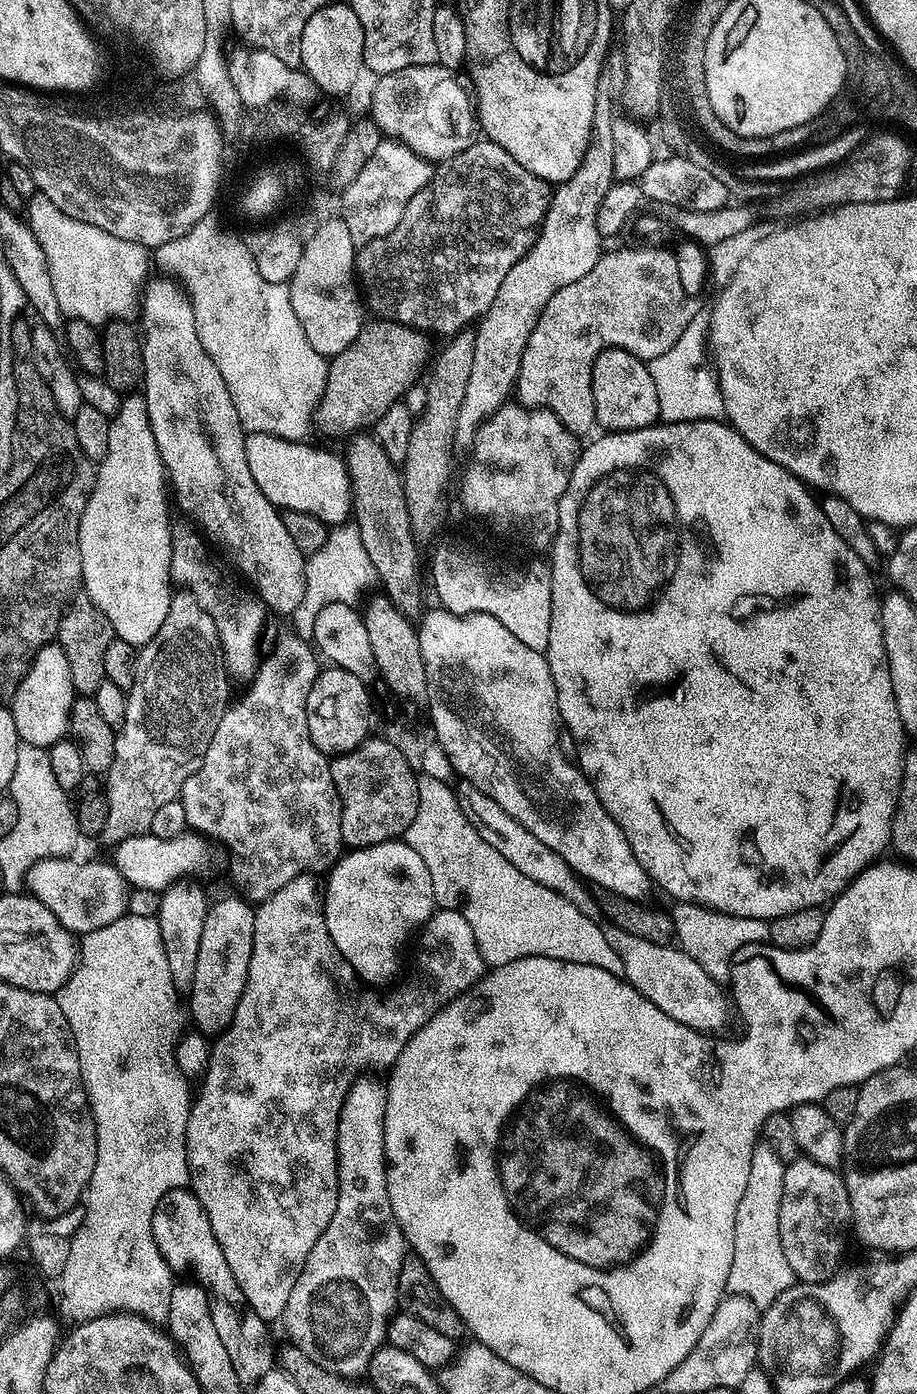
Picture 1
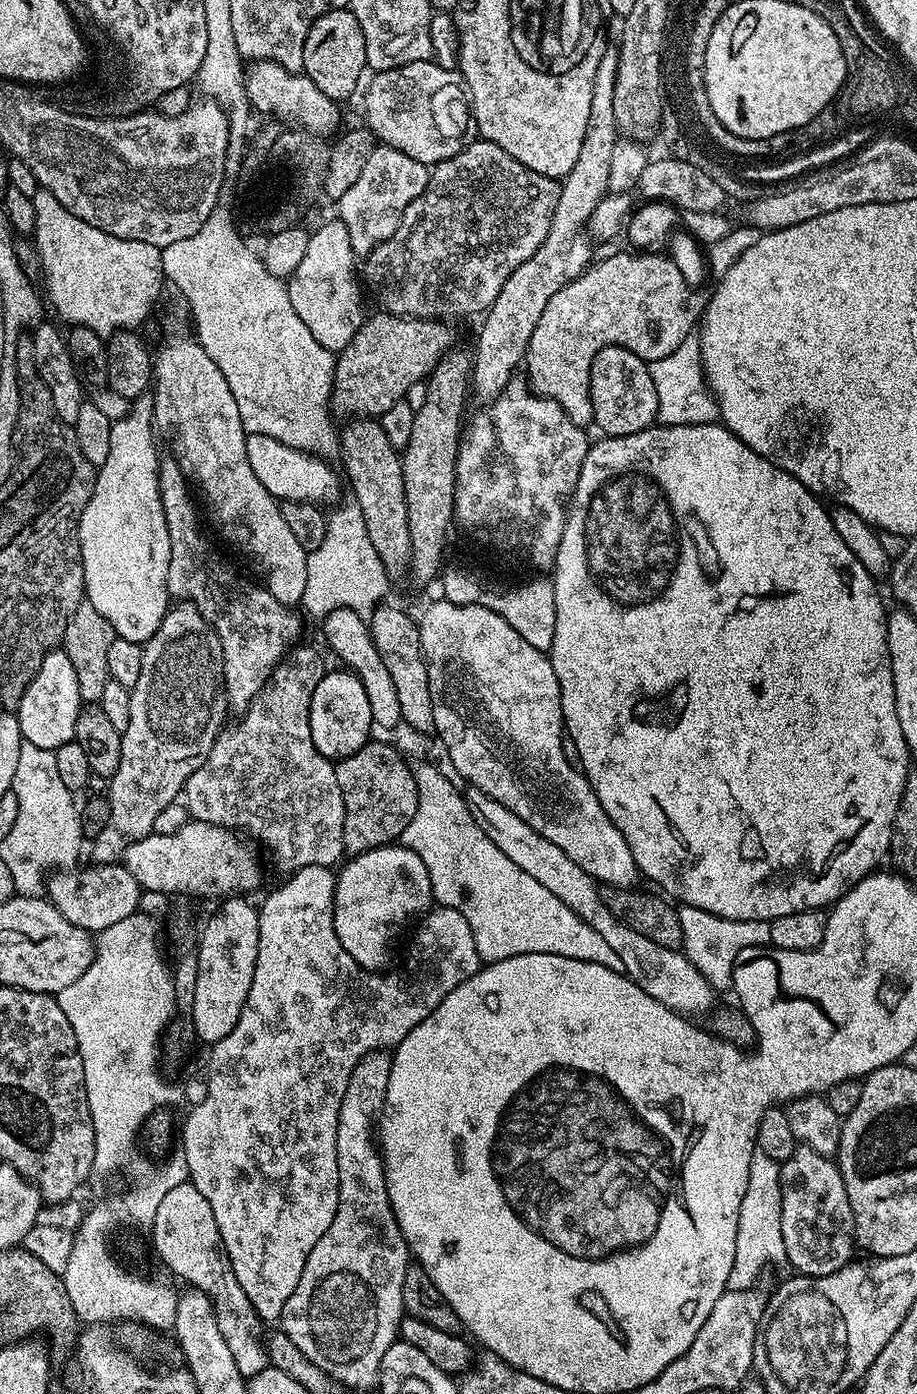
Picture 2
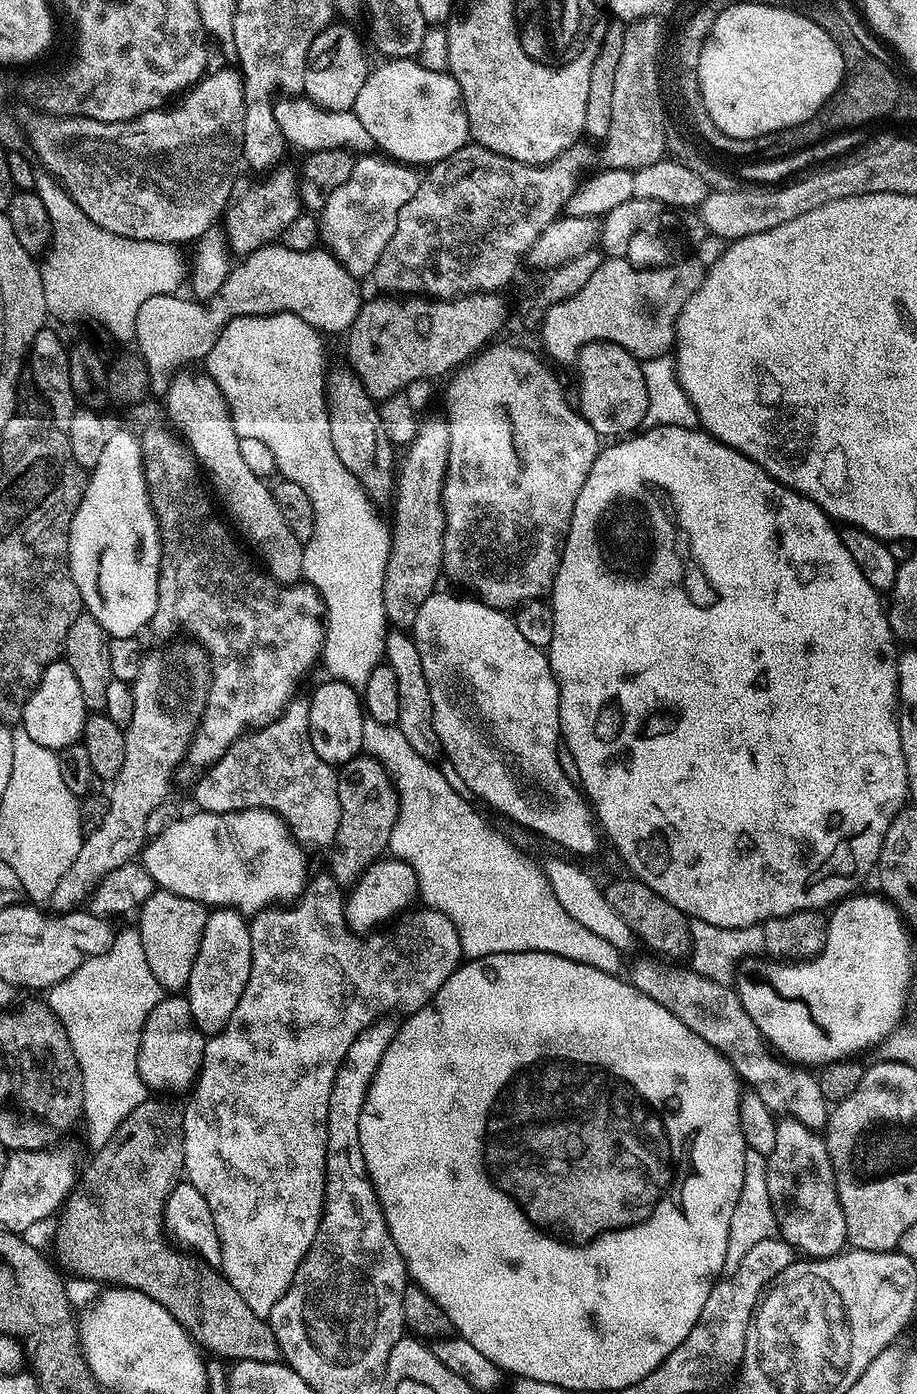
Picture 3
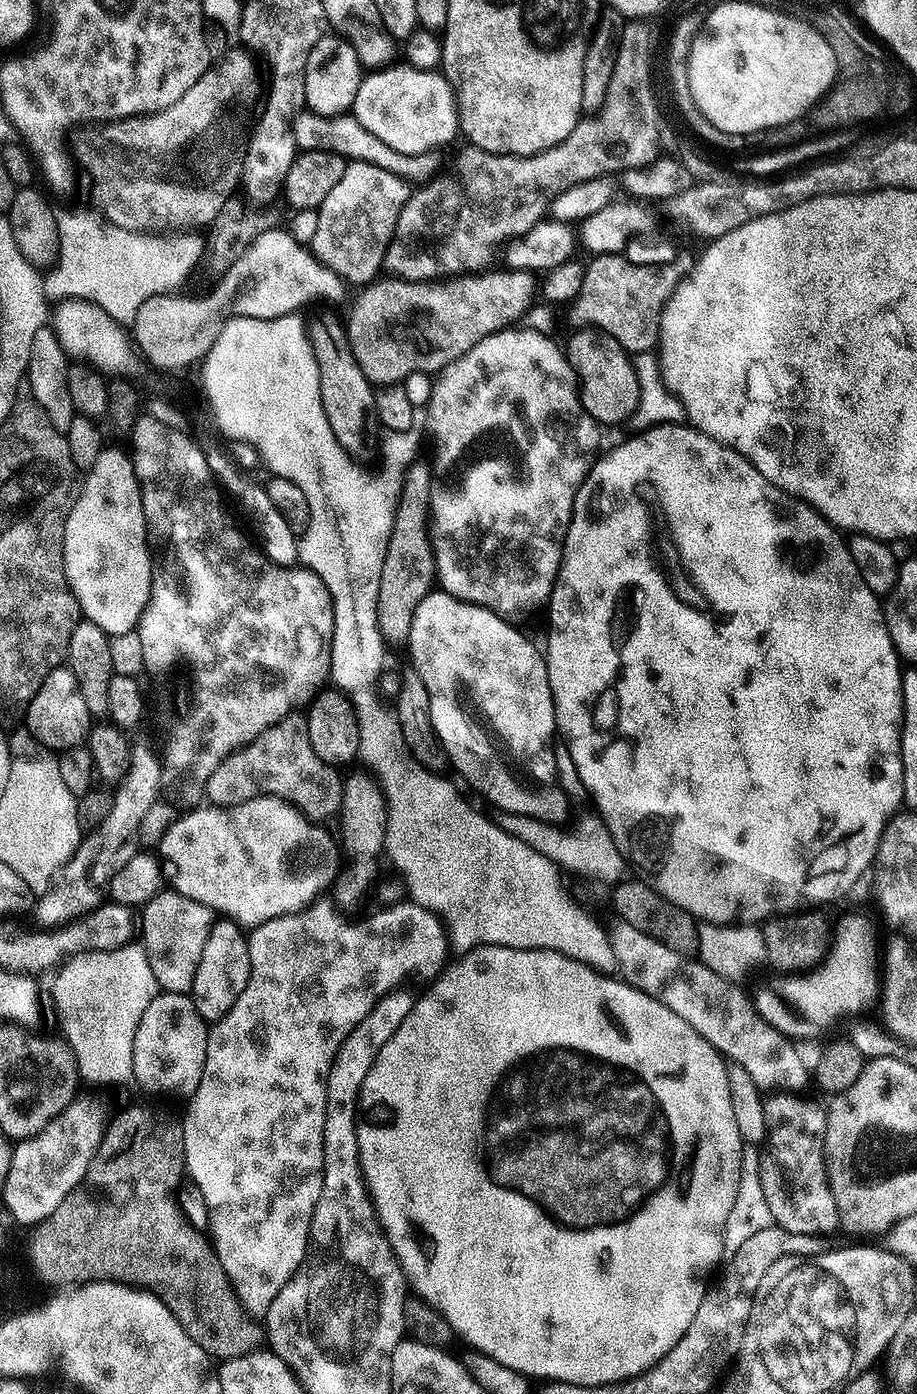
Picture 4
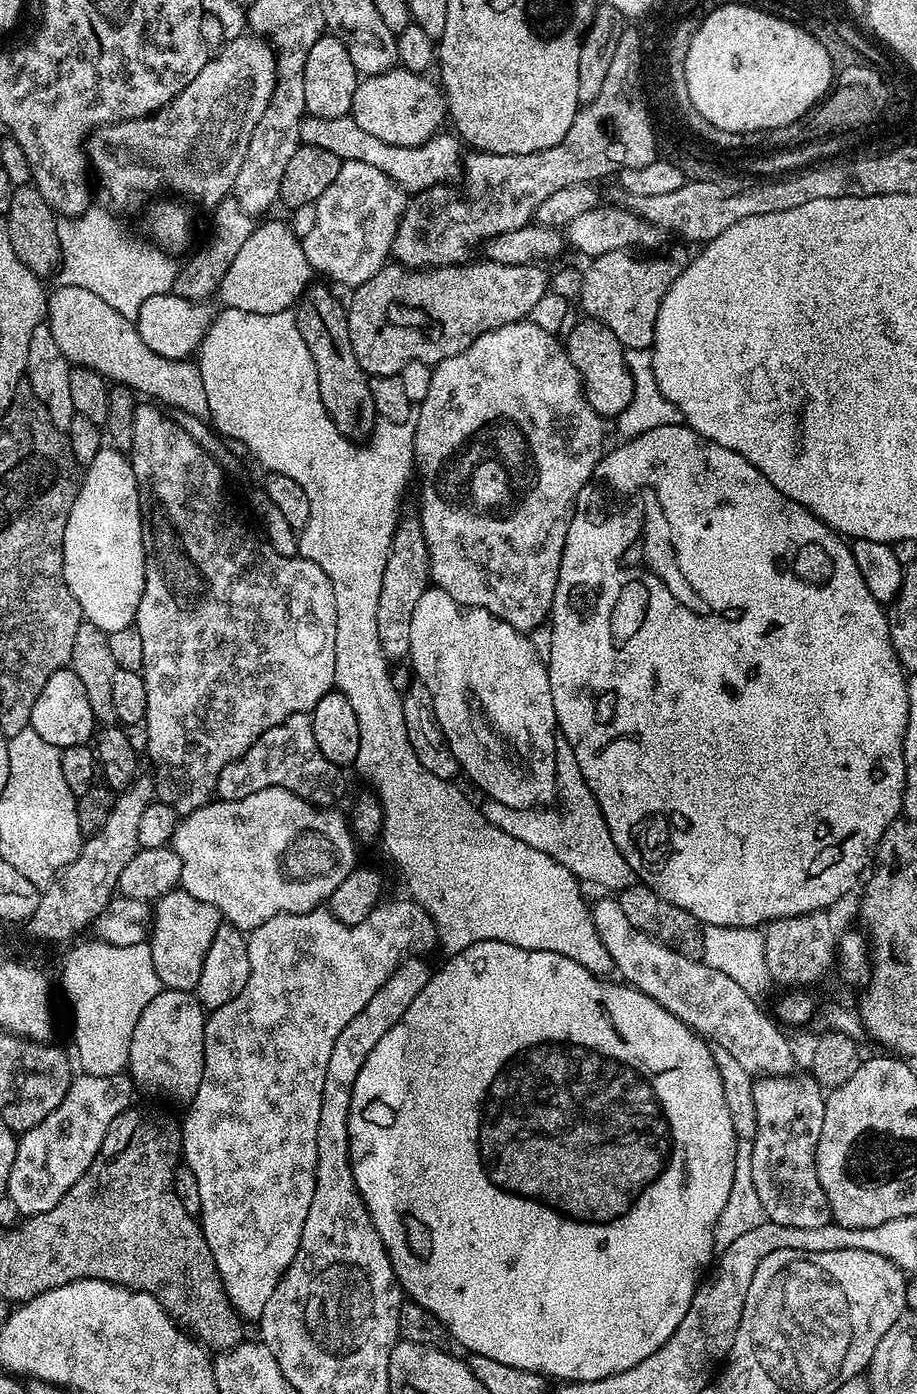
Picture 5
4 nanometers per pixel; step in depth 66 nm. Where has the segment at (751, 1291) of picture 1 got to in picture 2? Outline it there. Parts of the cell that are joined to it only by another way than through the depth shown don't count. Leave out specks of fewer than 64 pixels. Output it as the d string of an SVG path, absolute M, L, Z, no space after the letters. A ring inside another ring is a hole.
M757 1151L750 1158L750 1182L742 1198L742 1210L738 1210L738 1242L734 1254L734 1266L730 1266L727 1291L747 1292L760 1276L760 1271L771 1260L785 1259L782 1242L782 1192L780 1164L770 1154Z

